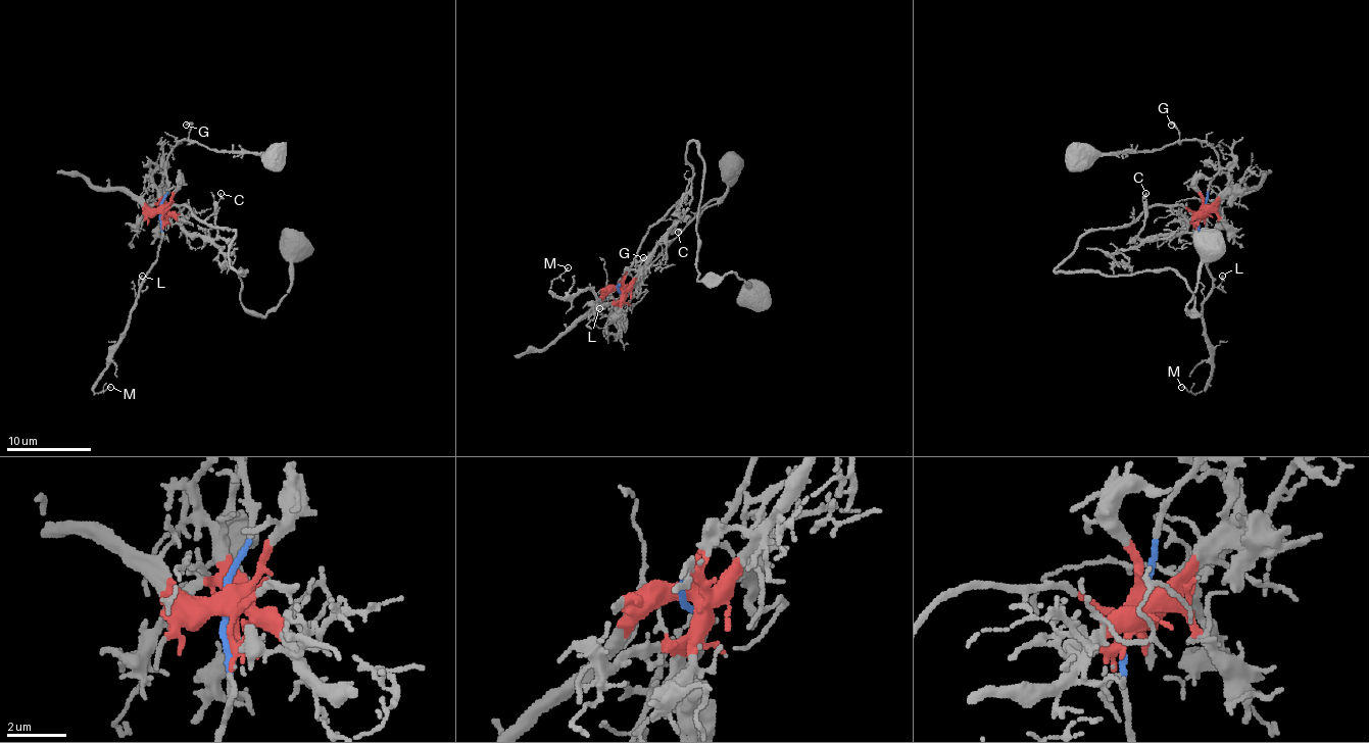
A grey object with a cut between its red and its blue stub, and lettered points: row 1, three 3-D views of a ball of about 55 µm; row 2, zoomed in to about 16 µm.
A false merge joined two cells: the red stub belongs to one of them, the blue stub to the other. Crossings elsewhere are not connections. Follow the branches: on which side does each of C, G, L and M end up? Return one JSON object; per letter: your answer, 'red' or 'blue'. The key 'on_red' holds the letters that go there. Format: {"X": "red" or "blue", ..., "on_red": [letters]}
{"C": "red", "G": "blue", "L": "blue", "M": "blue", "on_red": ["C"]}

